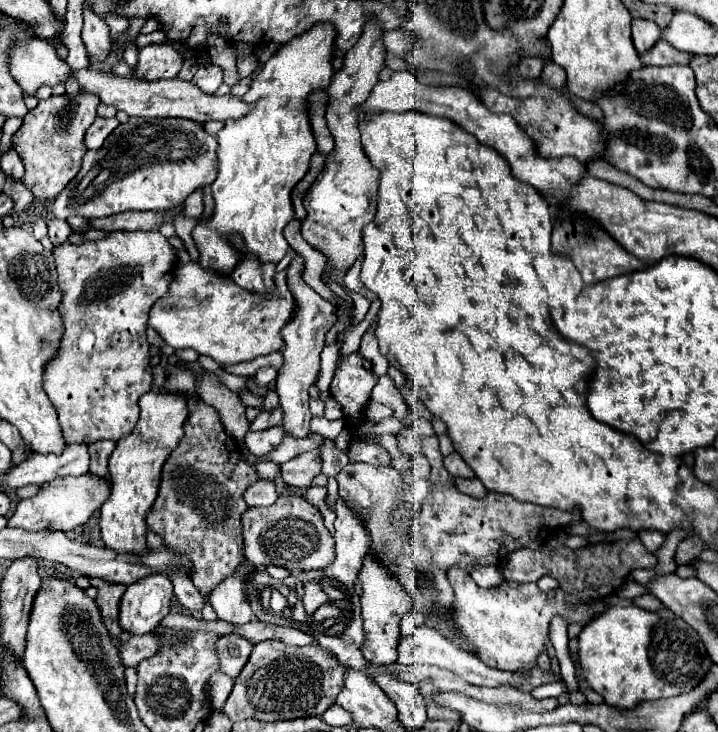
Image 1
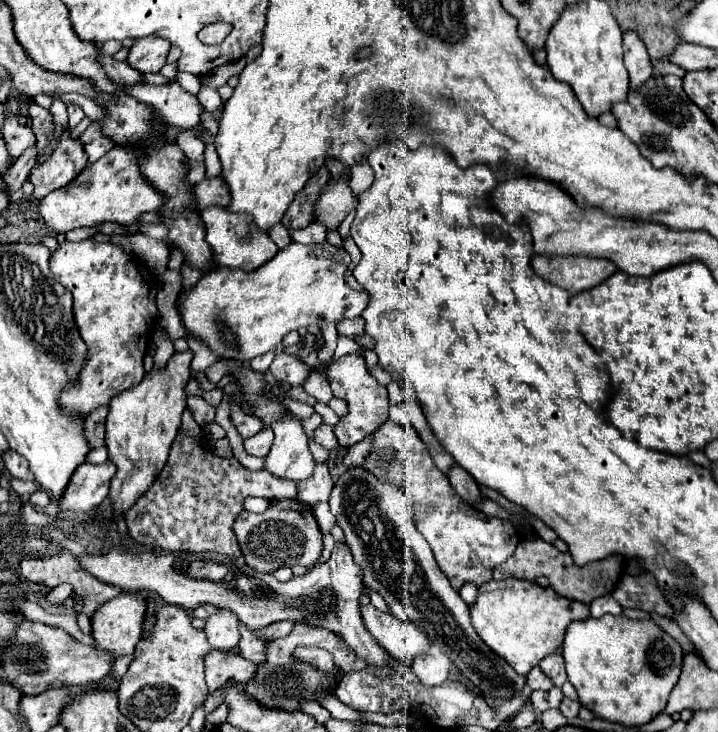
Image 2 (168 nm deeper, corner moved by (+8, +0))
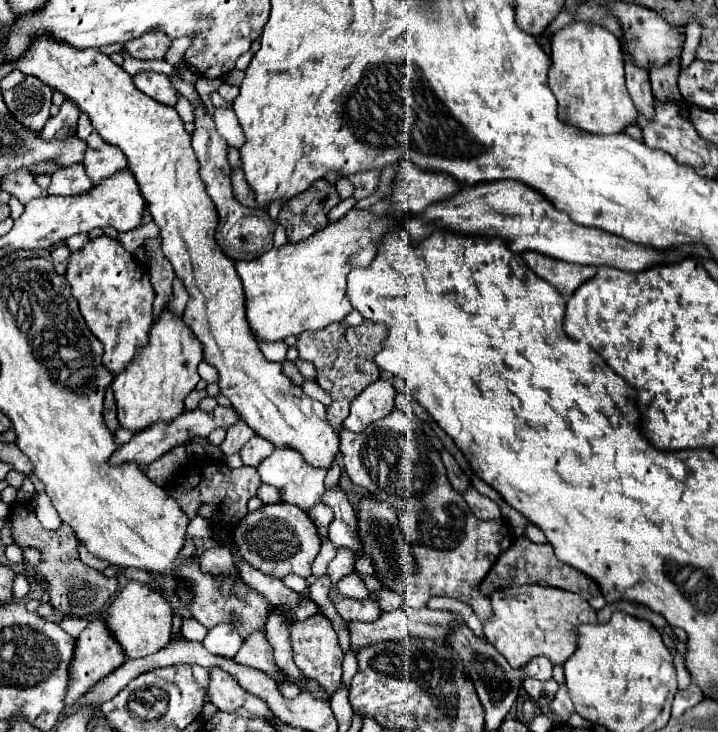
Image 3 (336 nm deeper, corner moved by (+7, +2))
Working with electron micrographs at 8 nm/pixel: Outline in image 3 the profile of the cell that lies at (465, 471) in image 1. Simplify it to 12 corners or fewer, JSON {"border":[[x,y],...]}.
{"border":[[473,486],[463,492],[465,502],[481,520],[501,516],[499,506]]}

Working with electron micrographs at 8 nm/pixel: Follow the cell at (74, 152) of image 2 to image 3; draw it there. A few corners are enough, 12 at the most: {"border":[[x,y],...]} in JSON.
{"border":[[65,166],[51,174],[49,194],[89,192],[85,166]]}

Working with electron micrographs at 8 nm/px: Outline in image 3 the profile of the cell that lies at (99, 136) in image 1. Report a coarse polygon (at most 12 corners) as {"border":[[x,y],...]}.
{"border":[[97,132],[87,140],[85,170],[93,182],[127,168],[125,154]]}

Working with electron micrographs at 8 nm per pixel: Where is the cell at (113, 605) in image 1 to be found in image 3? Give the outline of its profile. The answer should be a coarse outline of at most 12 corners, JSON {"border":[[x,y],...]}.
{"border":[[27,502],[13,506],[15,544],[39,548],[31,576],[49,602],[69,616],[97,616],[117,578],[79,560],[67,524],[43,530]]}

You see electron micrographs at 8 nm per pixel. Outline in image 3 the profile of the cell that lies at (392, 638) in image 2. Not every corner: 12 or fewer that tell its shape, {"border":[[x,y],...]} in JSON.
{"border":[[337,598],[335,608],[345,620],[373,622],[381,608],[371,598]]}

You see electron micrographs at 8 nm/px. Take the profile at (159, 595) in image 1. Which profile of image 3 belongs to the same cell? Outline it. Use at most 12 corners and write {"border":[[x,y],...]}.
{"border":[[105,618],[77,636],[65,706],[125,662]]}

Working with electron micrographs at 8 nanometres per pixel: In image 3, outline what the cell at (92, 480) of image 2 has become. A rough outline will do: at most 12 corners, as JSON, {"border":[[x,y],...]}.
{"border":[[183,412],[153,424],[115,450],[109,464],[149,466],[191,436],[207,438],[237,422],[237,412]]}

